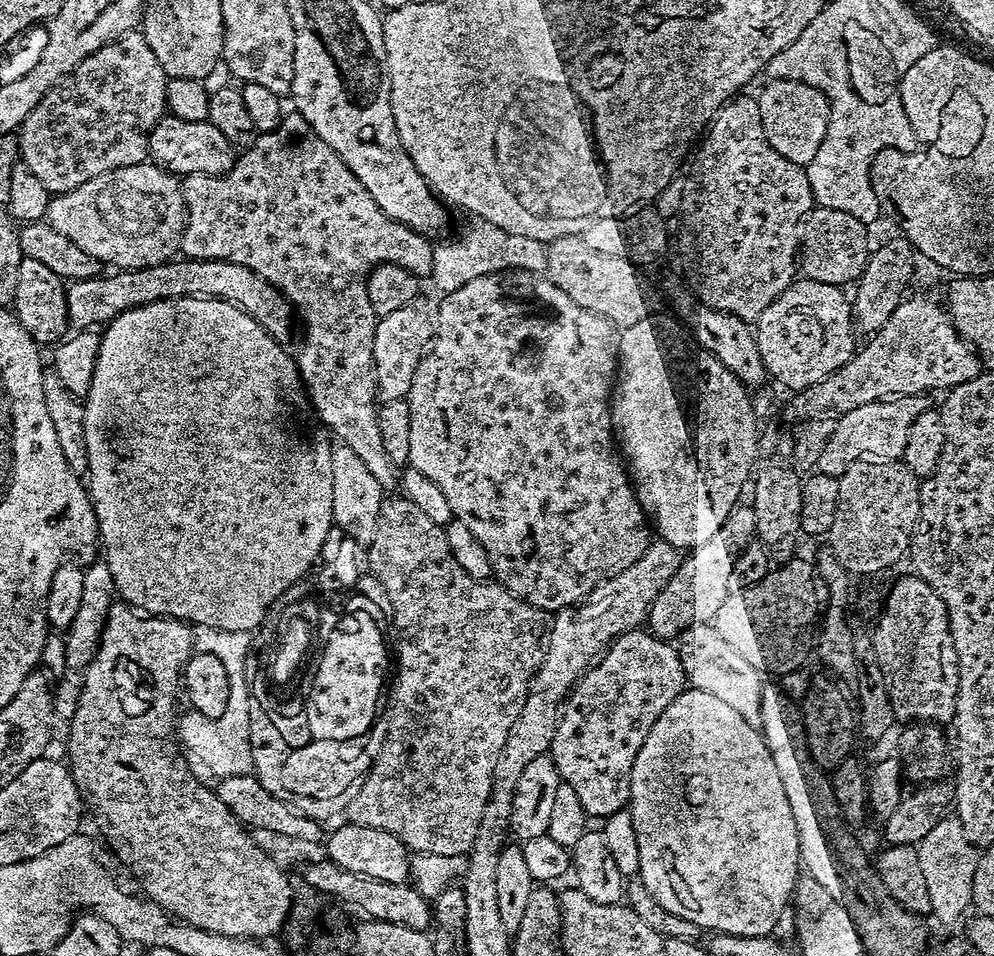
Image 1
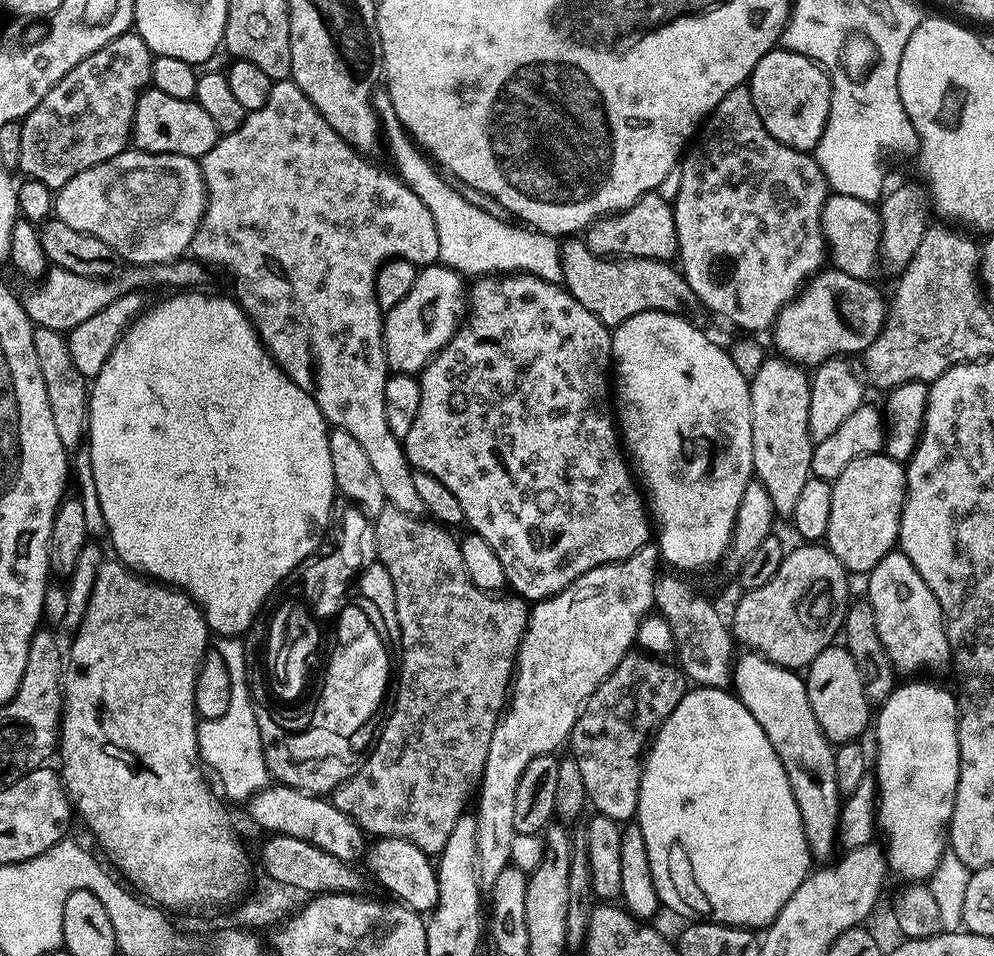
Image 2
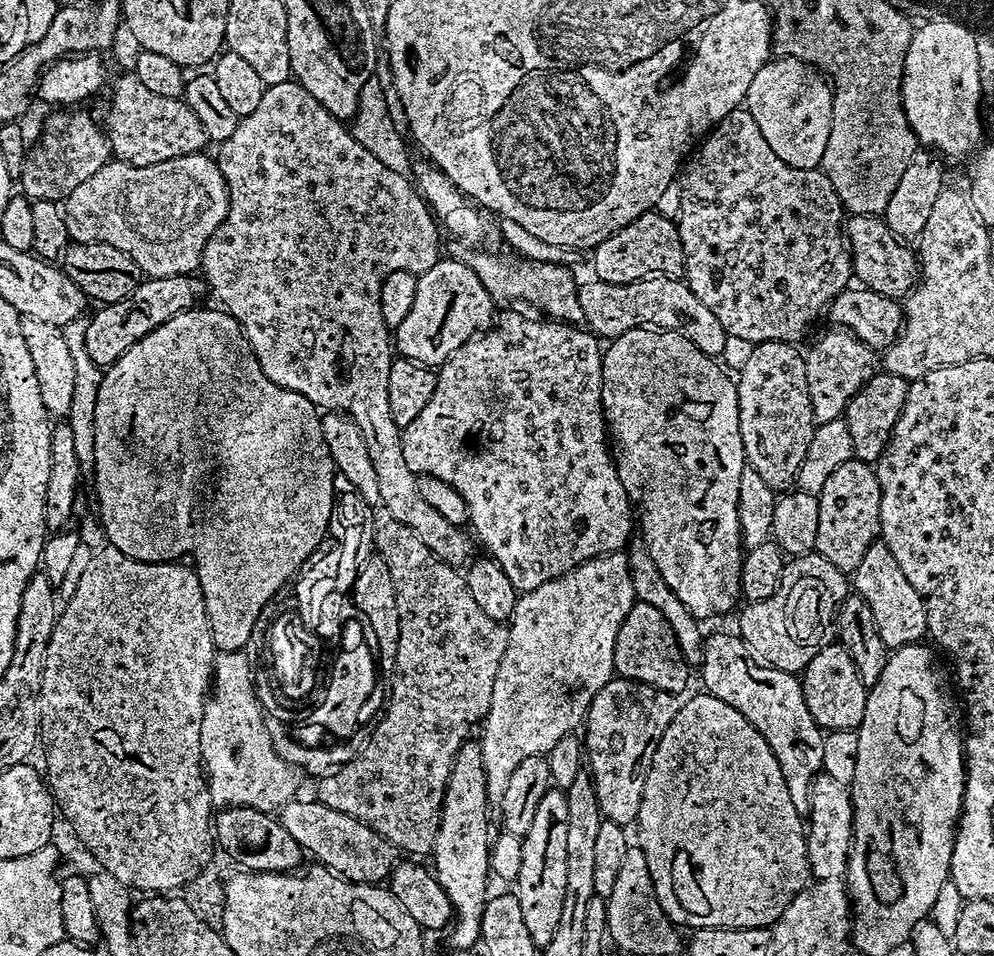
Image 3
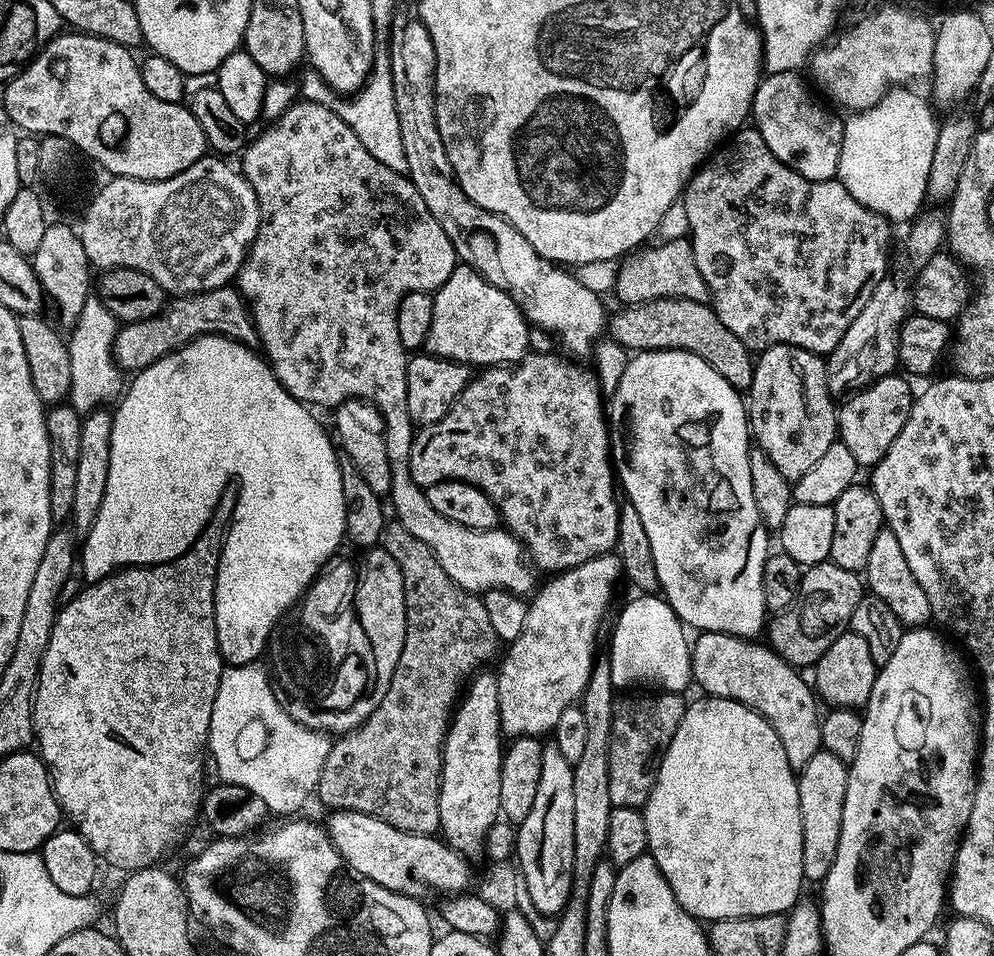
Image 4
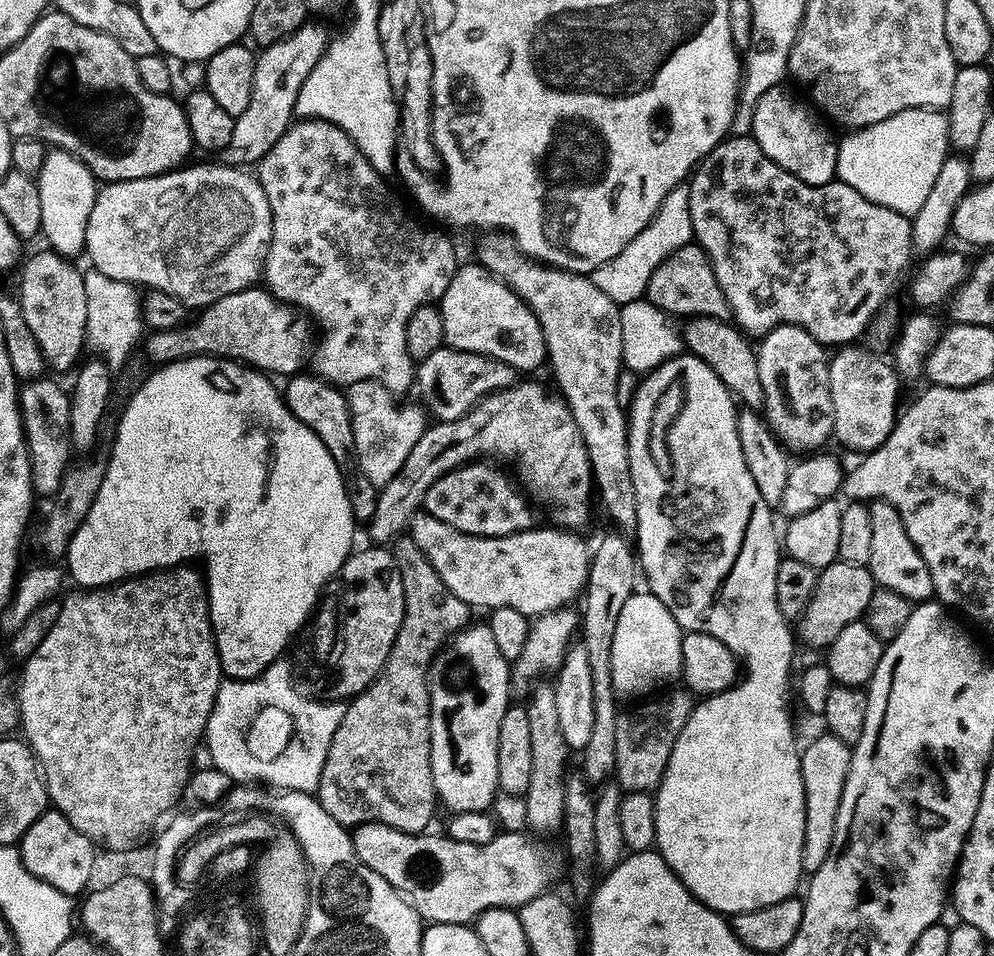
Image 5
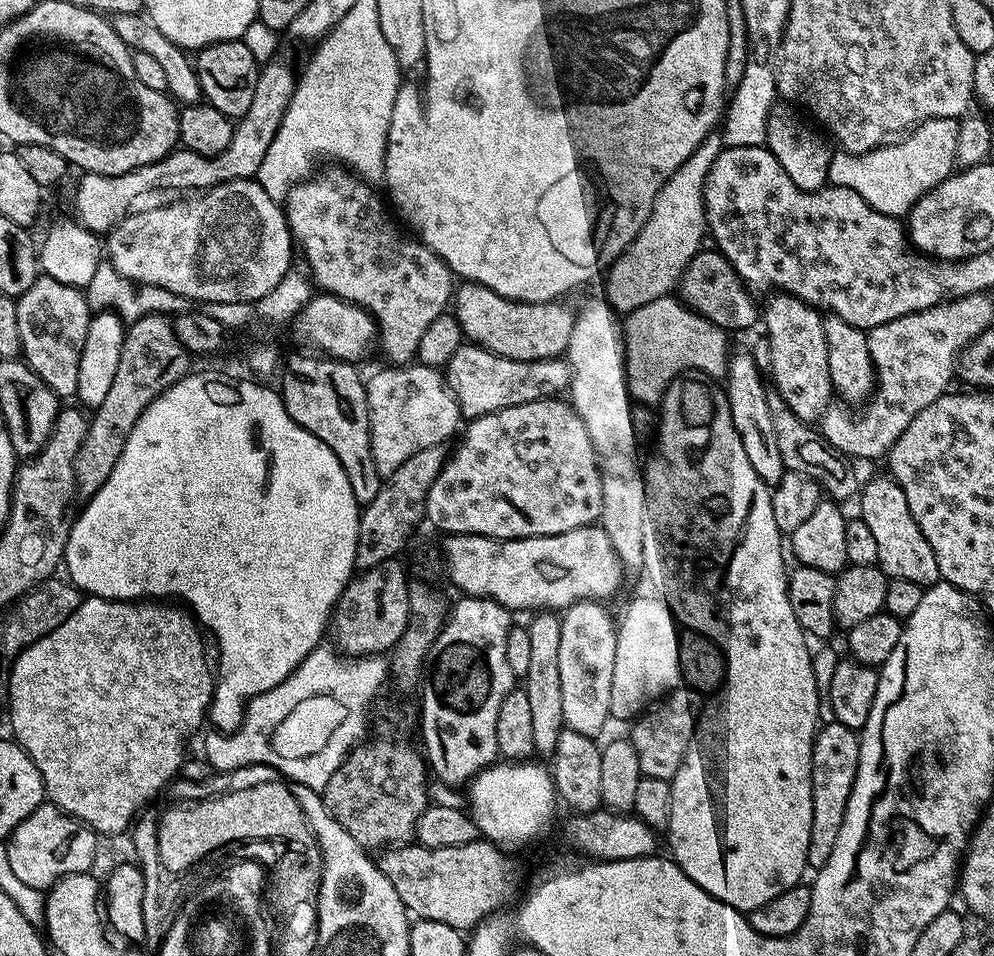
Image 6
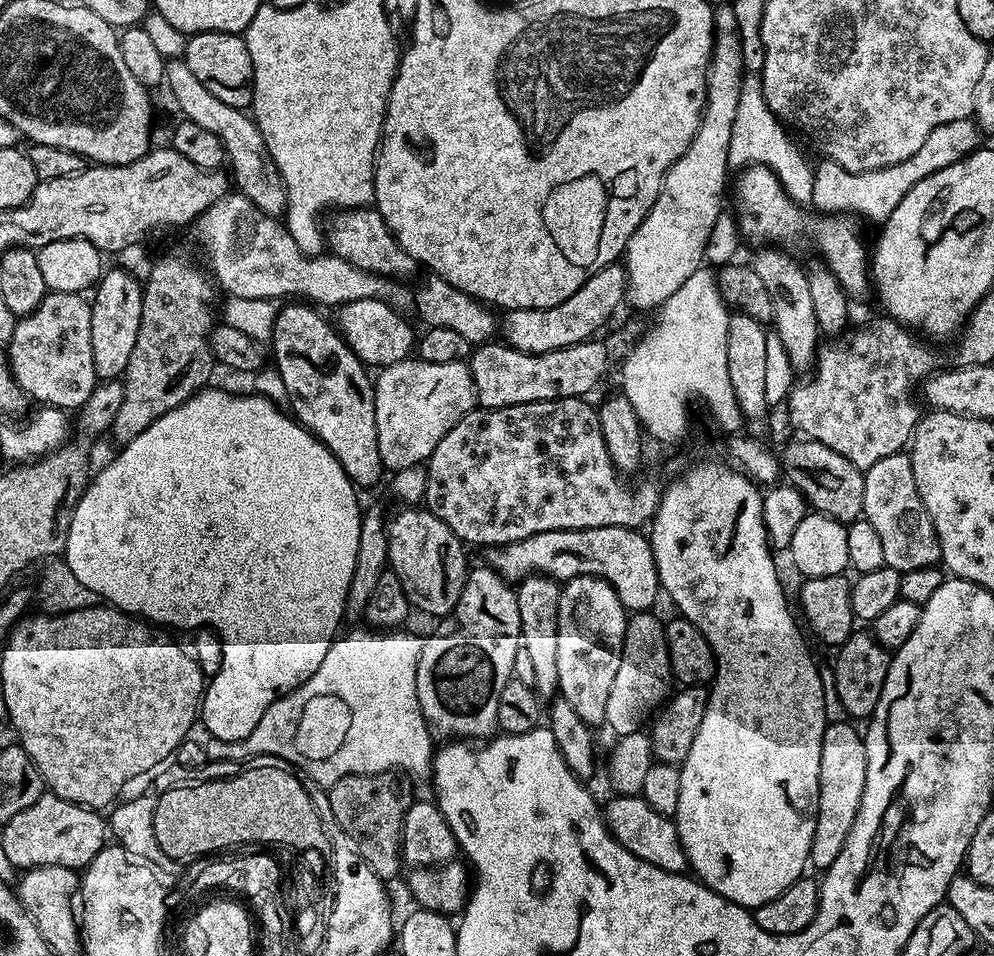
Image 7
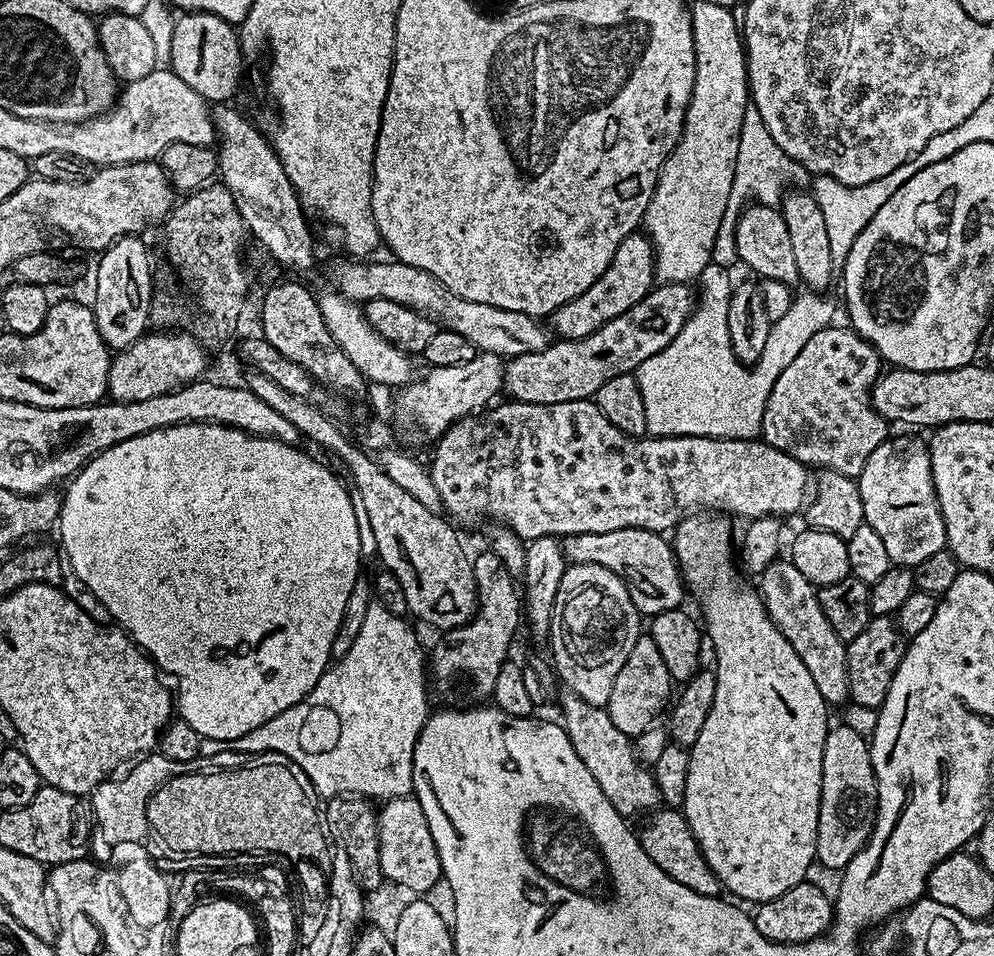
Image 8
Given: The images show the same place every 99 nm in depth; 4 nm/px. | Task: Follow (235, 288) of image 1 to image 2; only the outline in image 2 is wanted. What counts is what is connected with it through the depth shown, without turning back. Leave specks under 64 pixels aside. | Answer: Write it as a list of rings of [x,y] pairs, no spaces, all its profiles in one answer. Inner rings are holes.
[[[181,258],[169,264],[149,267],[147,272],[143,267],[132,266],[116,278],[93,278],[76,275],[64,268],[53,267],[45,275],[43,282],[35,287],[36,290],[28,293],[25,298],[23,296],[22,305],[33,325],[67,334],[74,326],[86,322],[87,318],[94,318],[94,314],[101,312],[110,302],[127,294],[141,291],[144,274],[148,274],[149,282],[156,286],[170,286],[172,290],[190,290],[201,287],[200,284],[205,282],[204,268],[205,265],[195,259]]]

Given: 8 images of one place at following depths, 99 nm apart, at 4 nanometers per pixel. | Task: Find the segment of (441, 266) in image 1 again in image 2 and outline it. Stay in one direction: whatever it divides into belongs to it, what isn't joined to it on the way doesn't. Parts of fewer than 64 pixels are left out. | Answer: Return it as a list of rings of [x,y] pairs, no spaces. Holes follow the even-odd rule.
[[[380,98],[375,101],[374,107],[386,144],[388,140],[388,152],[396,163],[395,171],[399,179],[408,185],[411,192],[418,194],[418,198],[422,198],[422,206],[426,206],[426,210],[430,210],[430,218],[434,218],[434,230],[438,230],[440,247],[439,263],[443,267],[465,277],[472,276],[471,278],[488,274],[484,272],[496,272],[492,274],[527,274],[537,280],[545,280],[548,284],[560,284],[563,281],[557,237],[537,232],[516,222],[509,222],[507,219],[499,220],[495,211],[487,212],[486,209],[471,204],[463,196],[465,193],[455,183],[445,179],[434,167],[433,161],[417,147],[402,126],[398,114],[394,114],[391,102],[387,98]]]

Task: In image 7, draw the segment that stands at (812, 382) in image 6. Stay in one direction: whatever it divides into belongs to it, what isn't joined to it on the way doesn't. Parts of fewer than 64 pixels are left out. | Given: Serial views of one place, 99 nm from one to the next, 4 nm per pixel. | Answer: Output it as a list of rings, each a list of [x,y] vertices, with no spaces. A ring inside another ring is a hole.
[[[764,246],[757,252],[760,253],[757,254],[756,261],[751,261],[750,267],[756,271],[758,278],[762,278],[762,282],[766,282],[766,290],[770,294],[771,327],[774,334],[781,340],[792,369],[811,369],[816,363],[816,350],[821,343],[822,333],[819,322],[814,318],[814,302],[810,298],[807,271],[803,267],[800,269],[787,251]]]

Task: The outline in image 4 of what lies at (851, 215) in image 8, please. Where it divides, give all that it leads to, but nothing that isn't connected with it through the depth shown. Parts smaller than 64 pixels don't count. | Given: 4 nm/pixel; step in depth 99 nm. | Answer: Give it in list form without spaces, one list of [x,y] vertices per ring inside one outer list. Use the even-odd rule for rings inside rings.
[[[893,87],[874,107],[844,120],[838,179],[859,204],[889,222],[912,222],[921,215],[920,207],[926,204],[928,195],[930,162],[934,162],[934,142],[938,138],[933,105],[908,91],[912,90]]]

